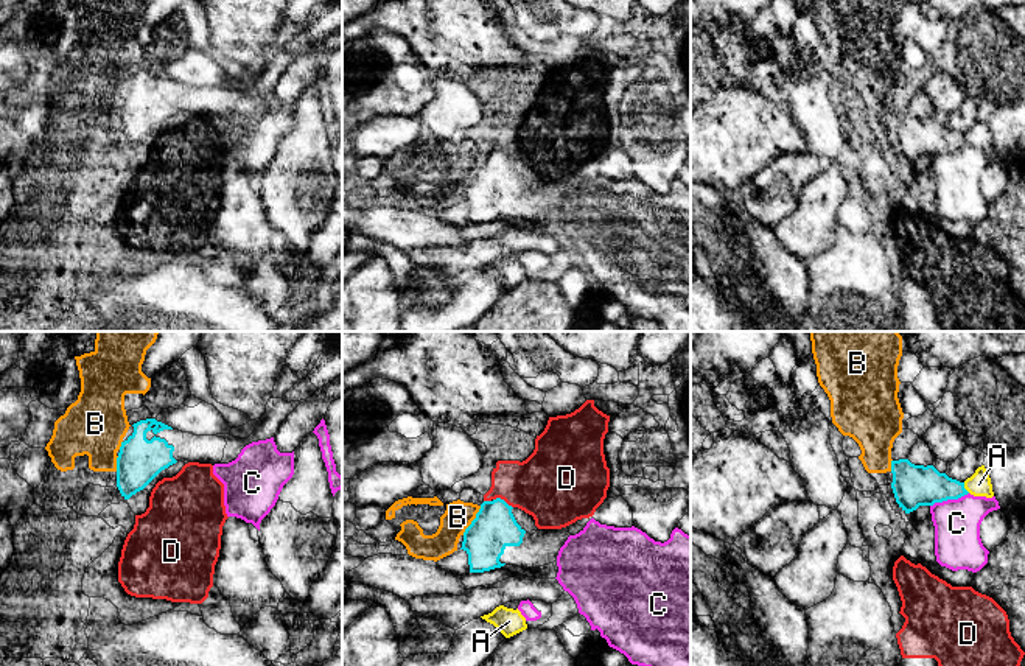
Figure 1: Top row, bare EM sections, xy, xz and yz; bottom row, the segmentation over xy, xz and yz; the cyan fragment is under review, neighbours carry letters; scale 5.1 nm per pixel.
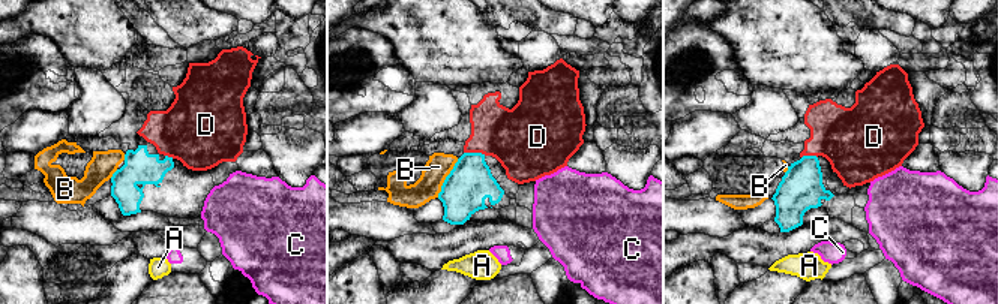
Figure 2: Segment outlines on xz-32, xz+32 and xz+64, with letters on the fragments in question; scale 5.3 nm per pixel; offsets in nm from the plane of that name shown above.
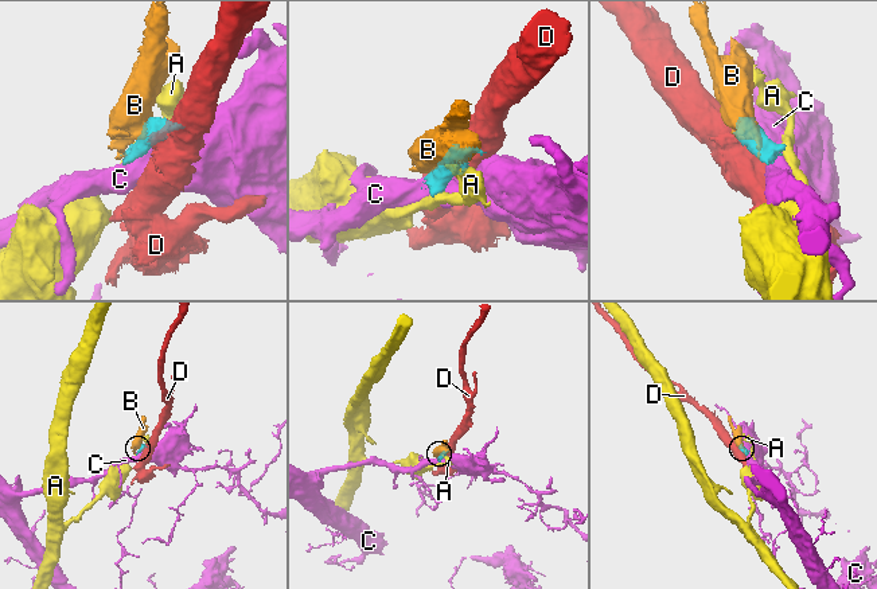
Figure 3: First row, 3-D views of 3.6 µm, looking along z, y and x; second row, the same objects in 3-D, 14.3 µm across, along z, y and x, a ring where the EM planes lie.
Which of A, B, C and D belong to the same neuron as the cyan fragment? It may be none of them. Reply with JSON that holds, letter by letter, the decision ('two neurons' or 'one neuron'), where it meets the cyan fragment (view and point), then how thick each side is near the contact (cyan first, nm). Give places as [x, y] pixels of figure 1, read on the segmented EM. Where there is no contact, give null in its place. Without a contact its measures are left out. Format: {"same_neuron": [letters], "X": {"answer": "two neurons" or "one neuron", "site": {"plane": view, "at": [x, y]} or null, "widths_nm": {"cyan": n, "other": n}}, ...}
{"same_neuron": [], "A": {"answer": "two neurons", "site": {"plane": "yz", "at": [963, 487]}, "widths_nm": {"cyan": 220, "other": 120}}, "B": {"answer": "two neurons", "site": {"plane": "xz", "at": [473, 520]}, "widths_nm": {"cyan": 220, "other": 150}}, "C": {"answer": "two neurons", "site": {"plane": "yz", "at": [949, 498]}, "widths_nm": {"cyan": 220, "other": 240}}, "D": {"answer": "two neurons", "site": {"plane": "xz", "at": [503, 500]}, "widths_nm": {"cyan": 220, "other": 360}}}

